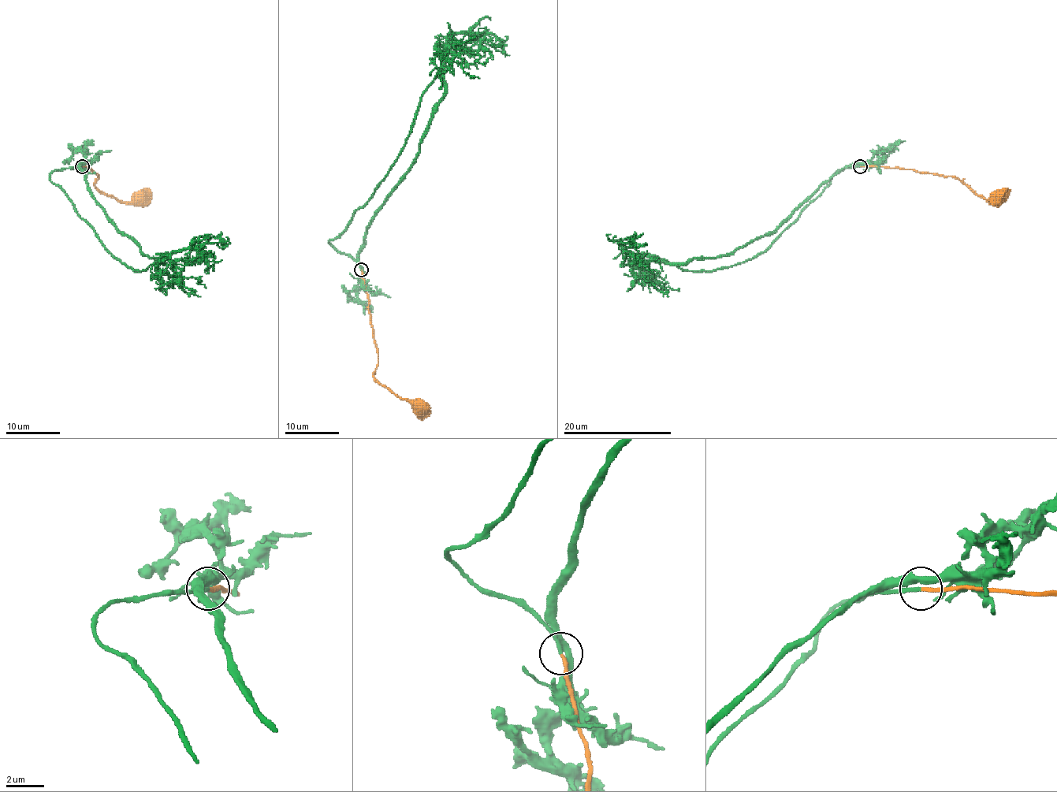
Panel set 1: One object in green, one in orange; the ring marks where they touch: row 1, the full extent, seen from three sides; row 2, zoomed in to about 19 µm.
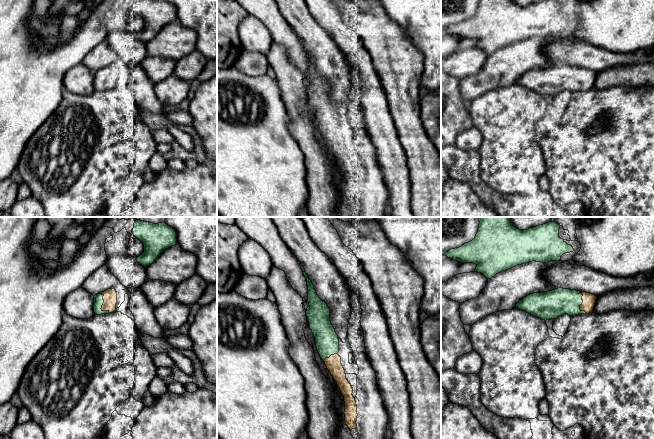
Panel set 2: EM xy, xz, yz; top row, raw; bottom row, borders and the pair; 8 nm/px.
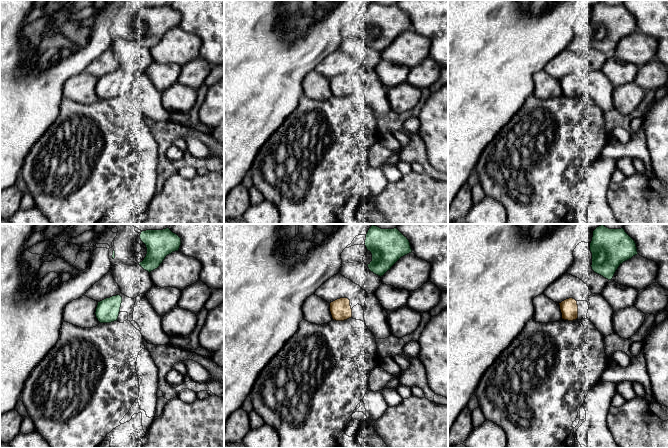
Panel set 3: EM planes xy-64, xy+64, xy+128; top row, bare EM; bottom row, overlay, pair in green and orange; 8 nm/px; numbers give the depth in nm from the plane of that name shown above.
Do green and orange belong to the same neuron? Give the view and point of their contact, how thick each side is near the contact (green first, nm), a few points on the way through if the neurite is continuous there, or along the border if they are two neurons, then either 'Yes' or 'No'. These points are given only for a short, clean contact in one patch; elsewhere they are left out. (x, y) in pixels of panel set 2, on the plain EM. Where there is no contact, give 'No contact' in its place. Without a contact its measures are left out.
Touches green at xy (102, 80). Thickness 80 nm (green) against 110 nm. Yes

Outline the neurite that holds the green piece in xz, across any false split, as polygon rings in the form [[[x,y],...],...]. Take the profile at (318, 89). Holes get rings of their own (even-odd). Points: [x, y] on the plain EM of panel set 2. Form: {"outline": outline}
{"outline": [[[302,41],[301,45],[308,61],[307,76],[309,83],[307,84],[306,92],[315,113],[317,127],[344,172],[346,201],[350,206],[357,206],[357,181],[352,171],[353,164],[346,155],[341,133],[337,130],[339,128],[339,114],[330,97],[330,85],[317,71]]]}

